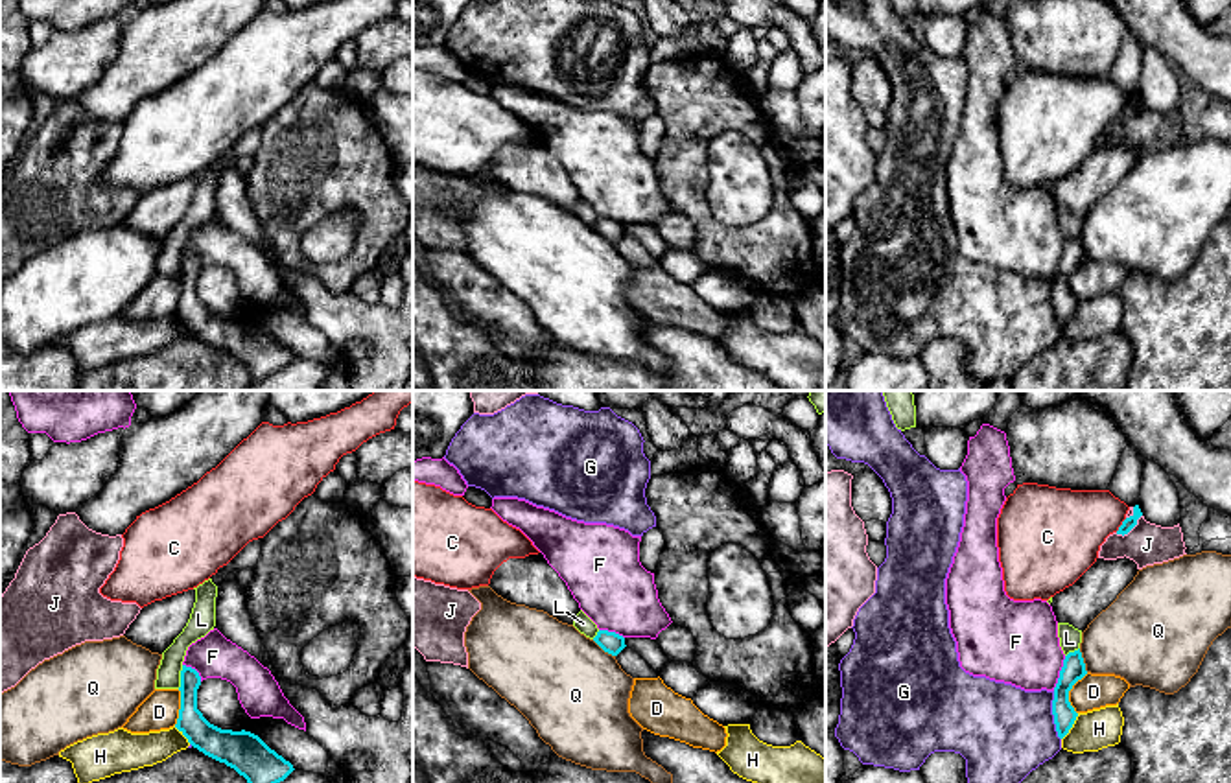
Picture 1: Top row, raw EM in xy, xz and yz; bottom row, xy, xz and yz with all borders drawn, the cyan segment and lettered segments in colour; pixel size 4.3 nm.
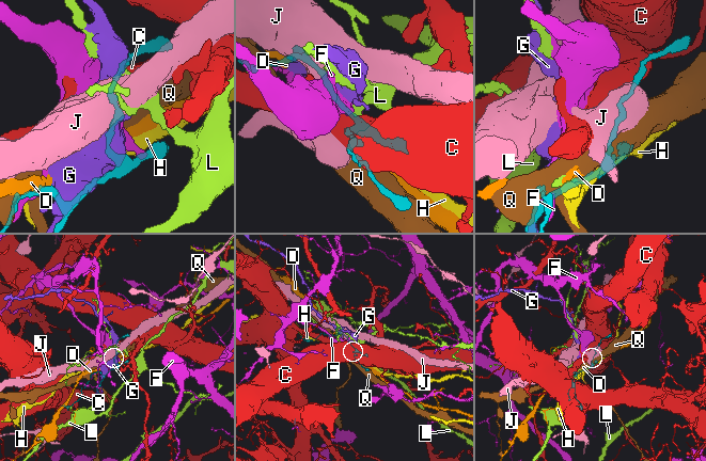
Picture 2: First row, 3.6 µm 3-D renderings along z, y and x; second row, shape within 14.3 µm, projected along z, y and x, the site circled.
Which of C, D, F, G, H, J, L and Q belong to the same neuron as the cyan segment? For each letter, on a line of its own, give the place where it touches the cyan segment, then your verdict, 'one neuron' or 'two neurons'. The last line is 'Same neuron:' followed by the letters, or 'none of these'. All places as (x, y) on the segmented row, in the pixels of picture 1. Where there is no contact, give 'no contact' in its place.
C: meets cyan in yz at (1121, 525); two neurons
D: meets cyan in yz at (1067, 693); two neurons
F: meets cyan in yz at (1060, 673); two neurons
G: meets cyan in yz at (1053, 713); two neurons
H: meets cyan in yz at (1071, 726); two neurons
J: meets cyan in yz at (1130, 529); two neurons
L: meets cyan in xy at (181, 677); two neurons
Q: meets cyan in yz at (1082, 660); two neurons
Same neuron: none of these

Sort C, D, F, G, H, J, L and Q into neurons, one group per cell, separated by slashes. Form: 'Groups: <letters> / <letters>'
Groups: C / D / F / G / H / J / L / Q

